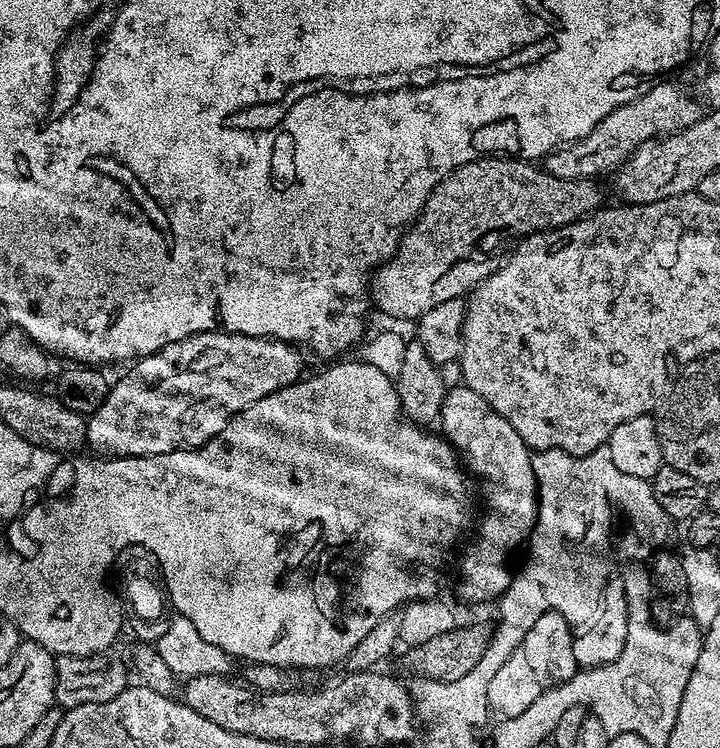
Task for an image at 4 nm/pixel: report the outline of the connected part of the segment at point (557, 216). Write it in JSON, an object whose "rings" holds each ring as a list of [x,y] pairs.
{"rings":[[[483,156],[481,160],[474,162],[466,162],[462,166],[458,166],[458,170],[454,170],[443,180],[438,186],[434,186],[434,190],[430,194],[430,198],[424,203],[424,208],[420,215],[408,225],[405,233],[400,238],[400,244],[396,247],[396,253],[388,260],[384,261],[370,277],[370,300],[380,312],[385,312],[388,316],[393,316],[396,320],[409,320],[414,322],[419,316],[424,314],[426,310],[432,310],[434,306],[438,306],[442,302],[450,302],[451,300],[459,300],[467,297],[472,289],[480,285],[484,279],[496,271],[498,267],[498,256],[496,260],[496,244],[503,242],[507,236],[516,236],[515,238],[523,238],[529,236],[532,232],[547,232],[549,228],[561,228],[563,224],[569,224],[575,220],[582,220],[585,216],[592,215],[601,207],[599,183],[592,180],[563,180],[562,178],[554,178],[554,174],[545,172],[543,167],[537,166],[535,163],[509,158],[507,156]]]}

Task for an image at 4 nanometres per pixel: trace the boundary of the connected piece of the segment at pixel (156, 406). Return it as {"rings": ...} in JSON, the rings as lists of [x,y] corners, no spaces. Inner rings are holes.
{"rings":[[[223,330],[199,332],[185,340],[175,340],[154,354],[139,357],[129,367],[133,368],[116,385],[113,383],[107,389],[105,401],[87,417],[87,447],[92,447],[93,453],[108,458],[157,456],[200,448],[215,440],[239,412],[245,412],[254,406],[254,402],[301,379],[305,375],[303,355],[305,353],[297,345],[287,340],[274,340],[270,336],[243,336]]]}

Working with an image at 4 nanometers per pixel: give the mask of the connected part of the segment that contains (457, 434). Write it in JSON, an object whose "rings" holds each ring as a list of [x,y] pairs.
{"rings":[[[463,382],[445,391],[438,417],[439,426],[443,439],[456,449],[461,461],[466,462],[467,471],[477,481],[481,480],[478,492],[488,503],[484,508],[484,517],[478,520],[480,537],[476,544],[465,550],[460,560],[460,596],[472,604],[484,604],[487,600],[496,602],[507,590],[514,575],[513,569],[508,569],[508,555],[529,539],[536,522],[533,453],[526,442],[522,442],[518,430],[514,430],[502,414],[495,412]]]}

